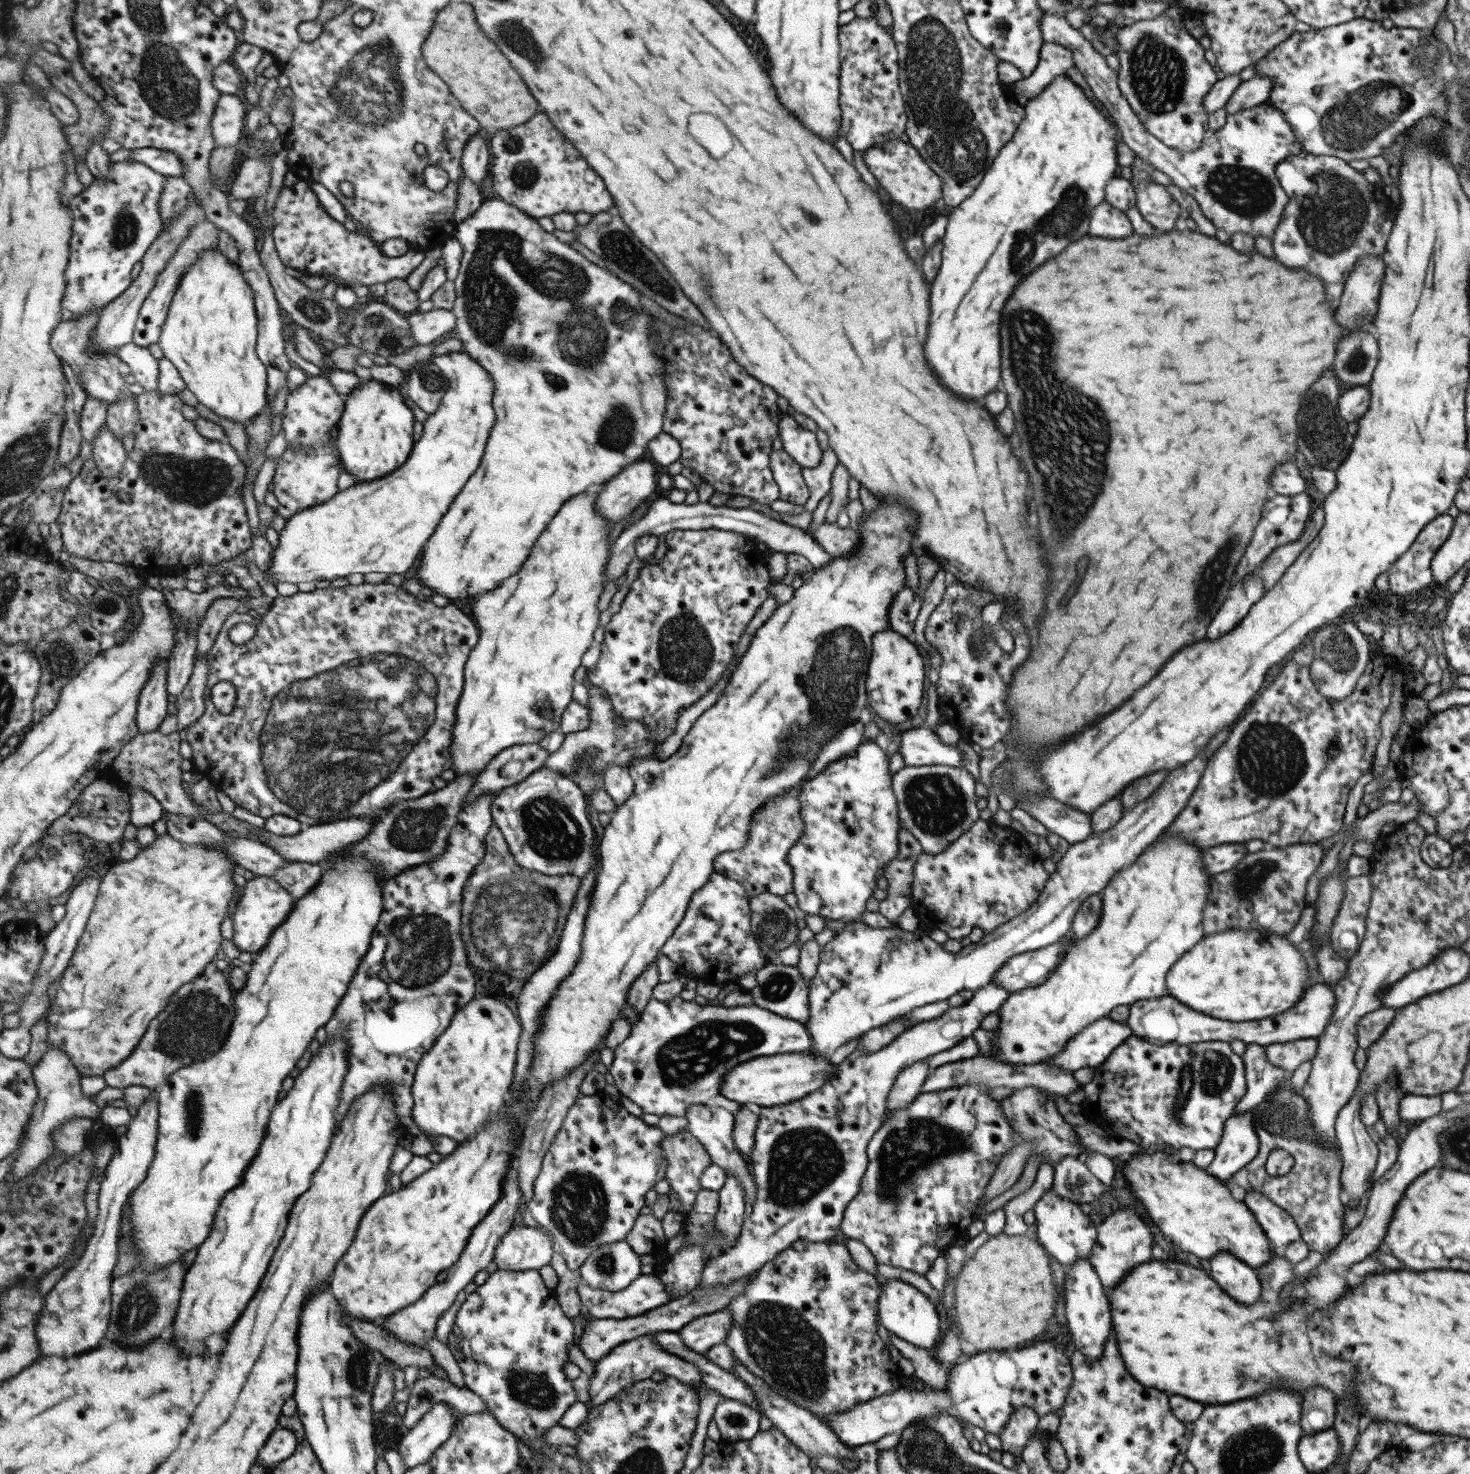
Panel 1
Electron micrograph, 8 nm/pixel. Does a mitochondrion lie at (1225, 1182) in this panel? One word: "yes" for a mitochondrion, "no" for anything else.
no

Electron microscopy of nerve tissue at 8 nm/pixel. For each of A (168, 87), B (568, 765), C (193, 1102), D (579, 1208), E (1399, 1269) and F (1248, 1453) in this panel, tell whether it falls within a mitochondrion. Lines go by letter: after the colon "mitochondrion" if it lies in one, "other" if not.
A: mitochondrion
B: other
C: mitochondrion
D: mitochondrion
E: other
F: mitochondrion

